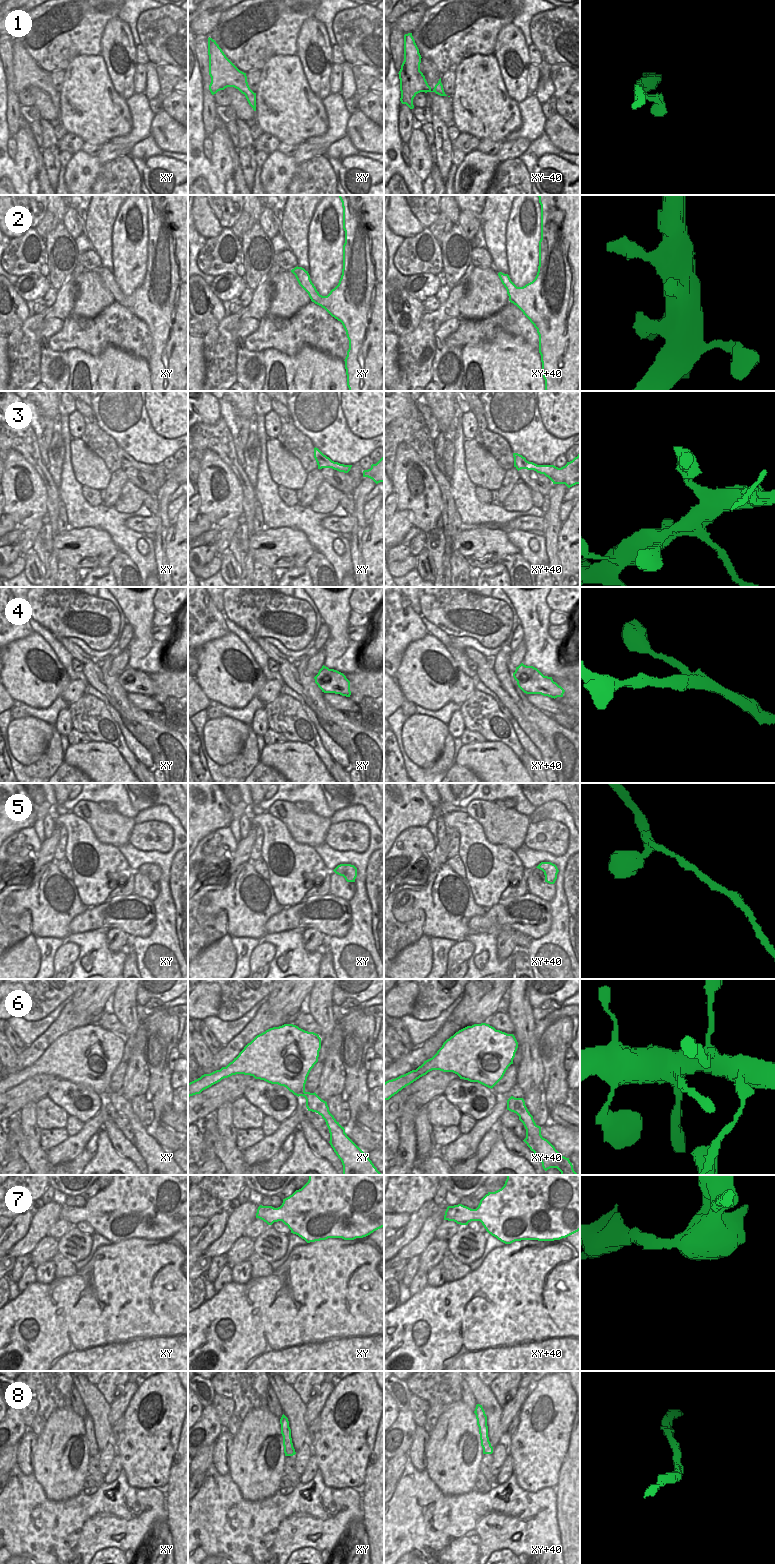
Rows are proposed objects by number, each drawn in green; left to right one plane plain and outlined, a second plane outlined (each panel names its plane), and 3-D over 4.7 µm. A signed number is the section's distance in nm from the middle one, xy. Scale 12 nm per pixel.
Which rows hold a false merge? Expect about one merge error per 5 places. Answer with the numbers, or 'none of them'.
4

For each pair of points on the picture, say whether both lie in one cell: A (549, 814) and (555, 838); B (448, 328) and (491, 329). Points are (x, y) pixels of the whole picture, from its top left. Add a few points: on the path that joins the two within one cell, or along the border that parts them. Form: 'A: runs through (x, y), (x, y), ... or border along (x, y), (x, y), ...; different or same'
A: border along (531, 821), (556, 820), (561, 822), (569, 833); different
B: border along (461, 319), (458, 327), (445, 340), (448, 347); different

